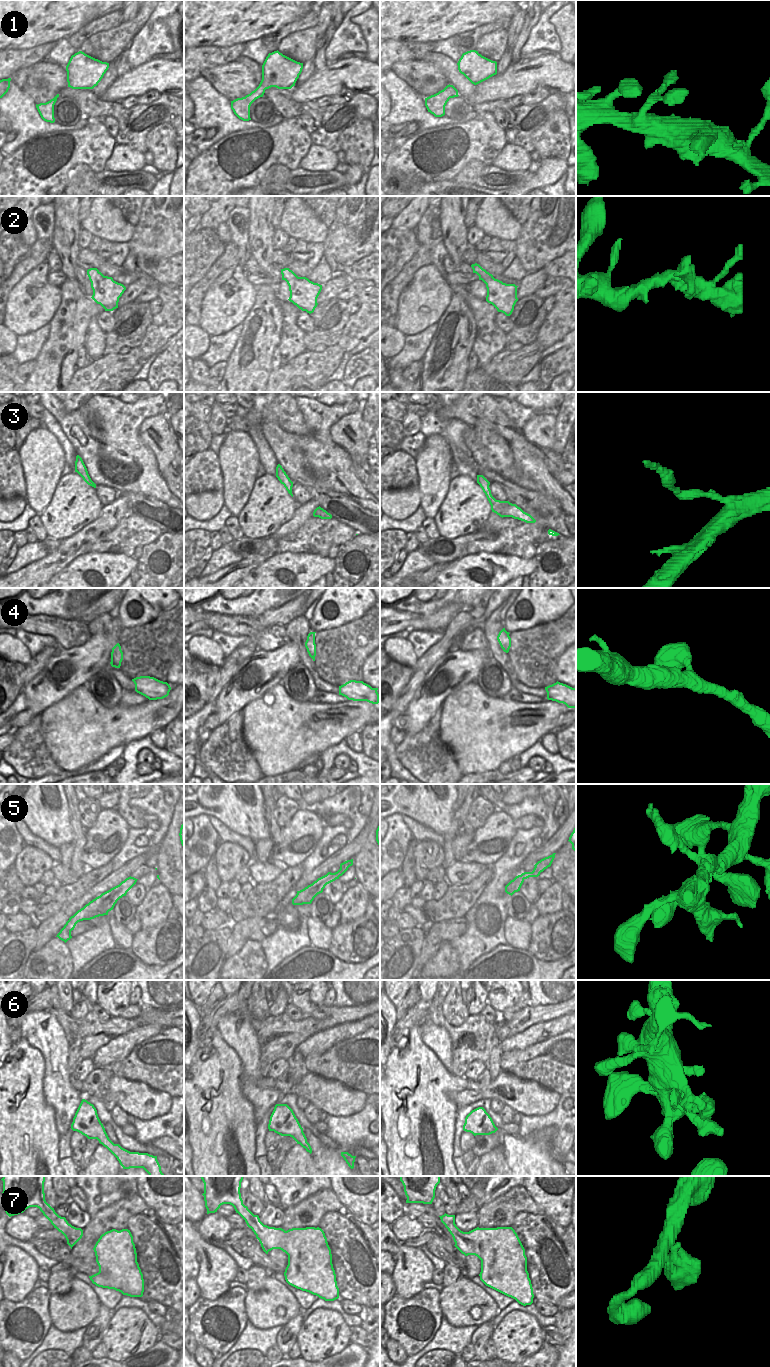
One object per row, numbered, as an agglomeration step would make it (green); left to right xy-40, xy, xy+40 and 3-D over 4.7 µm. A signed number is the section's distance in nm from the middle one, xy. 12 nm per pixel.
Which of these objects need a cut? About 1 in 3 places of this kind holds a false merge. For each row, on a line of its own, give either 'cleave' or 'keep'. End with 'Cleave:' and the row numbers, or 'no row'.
1: keep
2: keep
3: keep
4: keep
5: keep
6: keep
7: keep
Cleave: no row

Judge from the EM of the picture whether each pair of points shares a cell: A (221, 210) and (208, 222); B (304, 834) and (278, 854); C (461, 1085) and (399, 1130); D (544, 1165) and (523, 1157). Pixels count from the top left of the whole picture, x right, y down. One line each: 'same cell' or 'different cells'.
A: same cell
B: same cell
C: same cell
D: same cell

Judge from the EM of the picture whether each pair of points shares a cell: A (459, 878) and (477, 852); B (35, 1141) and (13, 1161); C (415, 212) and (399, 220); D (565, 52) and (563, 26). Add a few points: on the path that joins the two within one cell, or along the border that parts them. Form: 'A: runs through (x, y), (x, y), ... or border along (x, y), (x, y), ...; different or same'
A: border along (460, 861), (483, 863), (487, 867); different
B: runs through (30, 1146), (18, 1158); same
C: runs through (411, 215), (403, 220); same
D: runs through (565, 46), (565, 32); same

